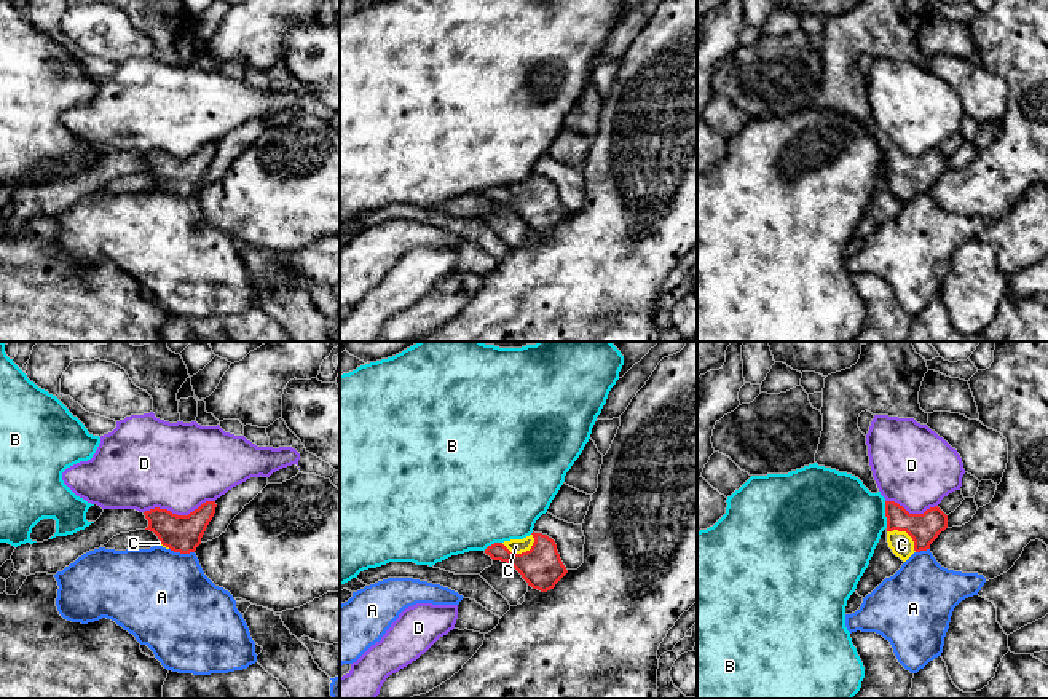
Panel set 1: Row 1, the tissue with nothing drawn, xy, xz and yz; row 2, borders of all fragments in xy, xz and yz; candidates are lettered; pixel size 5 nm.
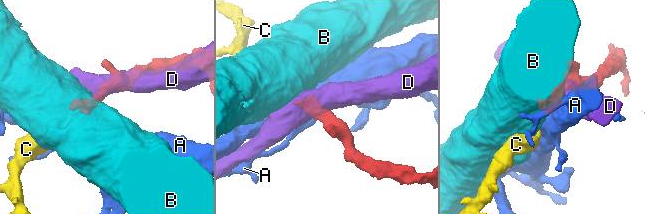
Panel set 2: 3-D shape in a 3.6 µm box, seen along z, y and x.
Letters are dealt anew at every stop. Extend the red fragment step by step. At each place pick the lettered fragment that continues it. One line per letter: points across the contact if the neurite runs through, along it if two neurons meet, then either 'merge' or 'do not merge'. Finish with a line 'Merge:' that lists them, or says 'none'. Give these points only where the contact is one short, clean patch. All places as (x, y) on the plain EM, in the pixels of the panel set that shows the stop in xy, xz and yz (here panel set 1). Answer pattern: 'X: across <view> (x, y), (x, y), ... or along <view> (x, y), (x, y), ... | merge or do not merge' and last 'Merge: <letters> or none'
A: along xy (169, 190), (179, 195), (193, 195) | do not merge
B: along yz (884, 144), (887, 169) | do not merge
C: across xz (541, 209), (522, 195), (516, 189) | merge
D: do not merge
Merge: C

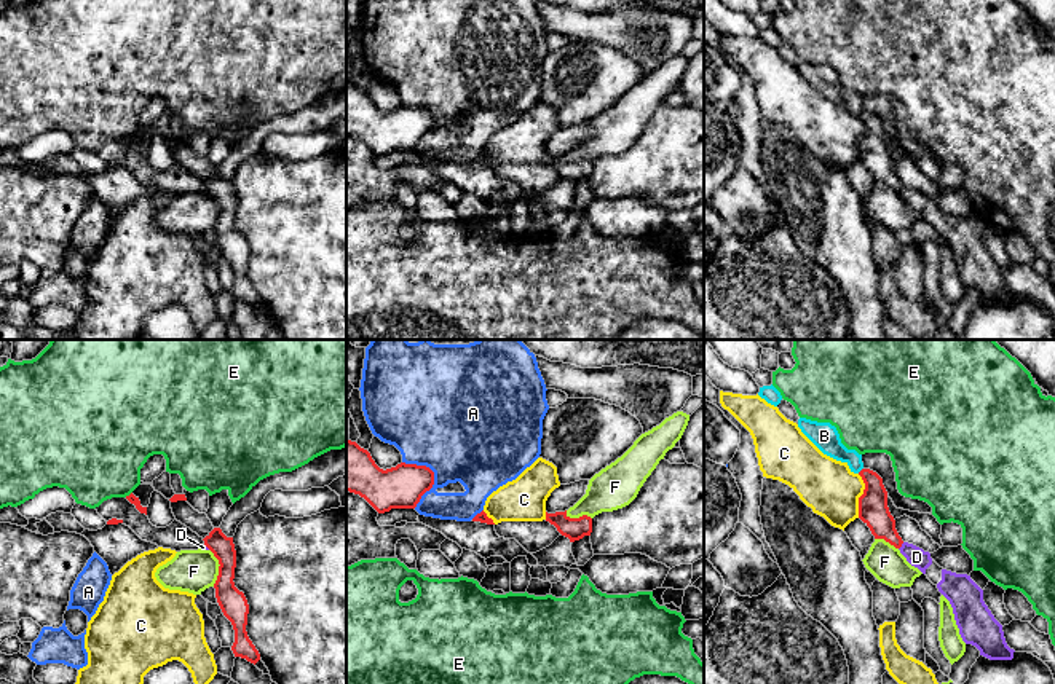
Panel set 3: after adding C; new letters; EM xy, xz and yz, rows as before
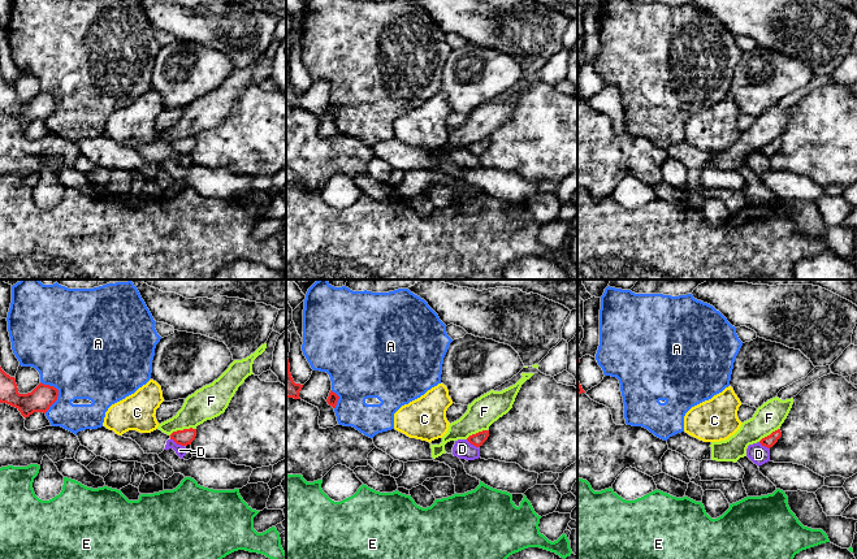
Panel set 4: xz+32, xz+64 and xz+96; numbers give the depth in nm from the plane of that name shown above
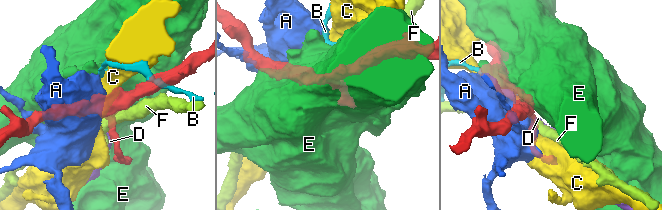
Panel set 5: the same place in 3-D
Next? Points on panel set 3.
A: do not merge
B: along yz (862, 110), (857, 115) | do not merge
C: do not merge
D: along yz (904, 185), (899, 192) | do not merge
E: do not merge
F: do not merge
Merge: none

